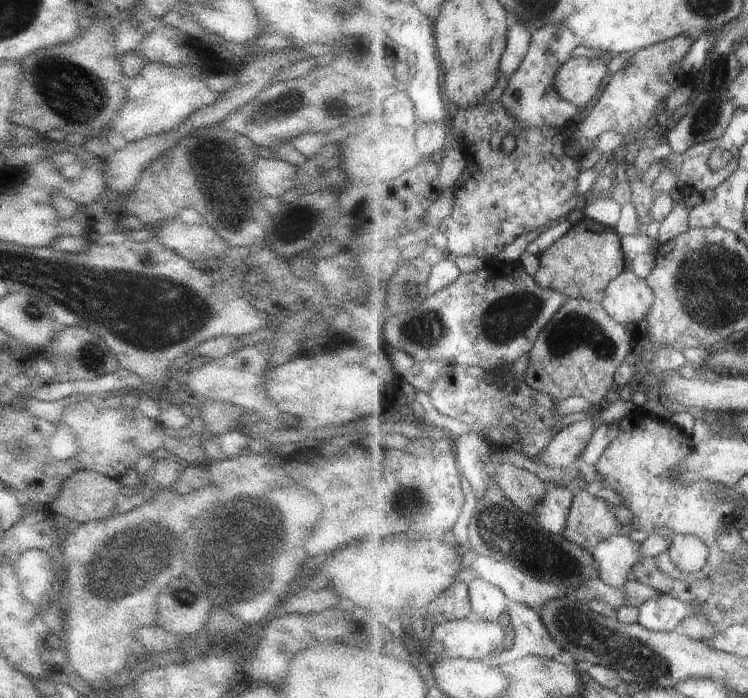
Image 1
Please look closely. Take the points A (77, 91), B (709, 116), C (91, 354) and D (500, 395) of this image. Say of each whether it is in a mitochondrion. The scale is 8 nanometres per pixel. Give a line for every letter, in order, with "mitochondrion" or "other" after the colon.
A: mitochondrion
B: mitochondrion
C: mitochondrion
D: other

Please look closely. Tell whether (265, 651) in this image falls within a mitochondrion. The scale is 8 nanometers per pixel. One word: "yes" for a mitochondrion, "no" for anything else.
no

